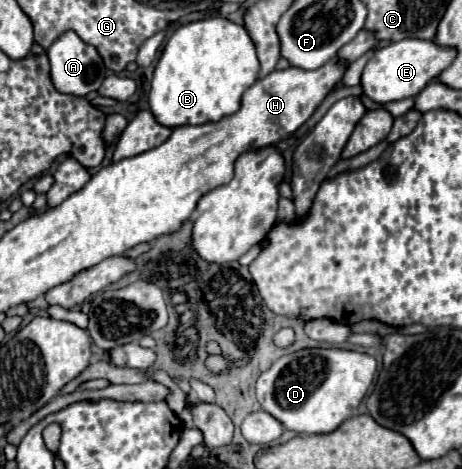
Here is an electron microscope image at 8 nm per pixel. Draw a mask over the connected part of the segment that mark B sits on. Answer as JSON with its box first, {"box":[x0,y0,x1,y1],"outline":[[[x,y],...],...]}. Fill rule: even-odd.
{"box":[149,18,257,128],"outline":[[[207,18],[185,24],[169,38],[153,74],[149,106],[155,120],[167,128],[219,122],[239,110],[243,92],[257,80],[255,46],[241,24]]]}

